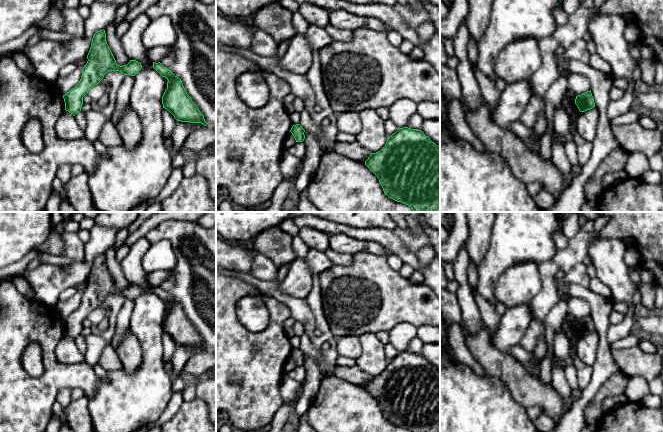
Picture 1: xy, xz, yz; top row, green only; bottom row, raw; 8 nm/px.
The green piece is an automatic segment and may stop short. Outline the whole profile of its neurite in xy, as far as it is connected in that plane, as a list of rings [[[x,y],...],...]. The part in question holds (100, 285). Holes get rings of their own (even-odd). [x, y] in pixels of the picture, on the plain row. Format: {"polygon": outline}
{"polygon": [[[104,253],[94,258],[87,283],[79,307],[63,319],[65,334],[74,340],[81,335],[83,321],[103,303],[107,296],[119,295],[124,299],[135,300],[142,292],[141,287],[136,284],[130,284],[123,290],[116,287],[107,268]]]}

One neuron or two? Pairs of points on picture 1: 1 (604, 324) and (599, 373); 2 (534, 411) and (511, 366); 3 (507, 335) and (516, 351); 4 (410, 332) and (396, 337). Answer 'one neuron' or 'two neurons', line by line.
1: one neuron
2: two neurons
3: two neurons
4: one neuron

